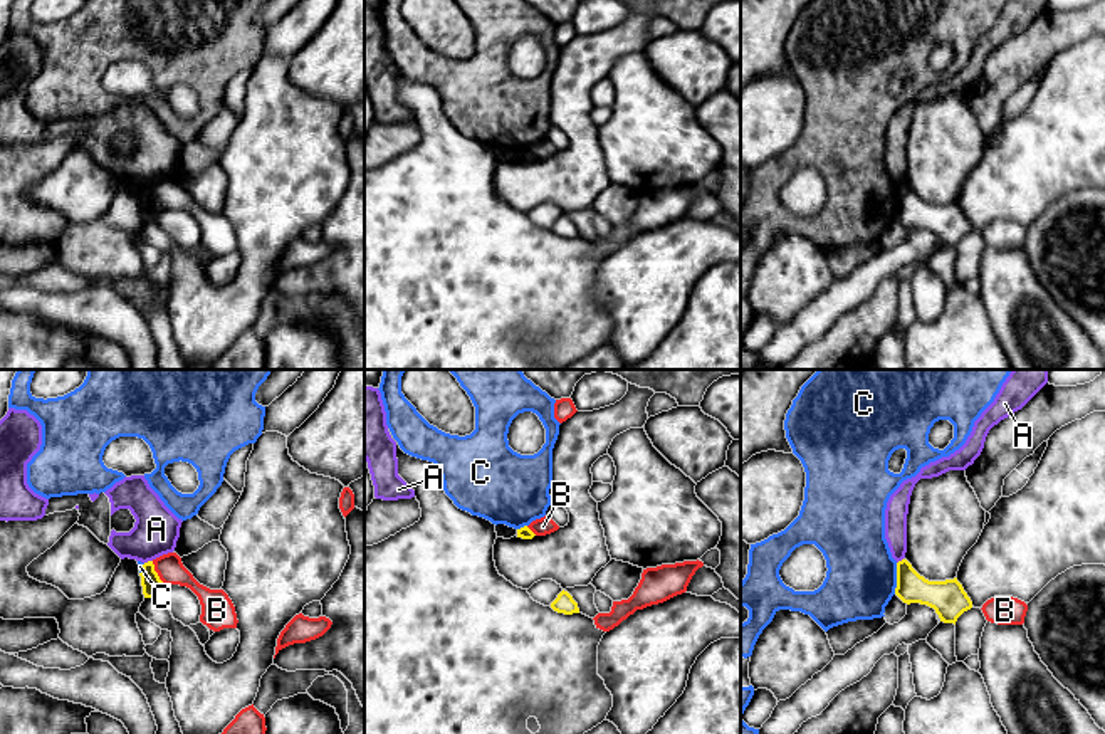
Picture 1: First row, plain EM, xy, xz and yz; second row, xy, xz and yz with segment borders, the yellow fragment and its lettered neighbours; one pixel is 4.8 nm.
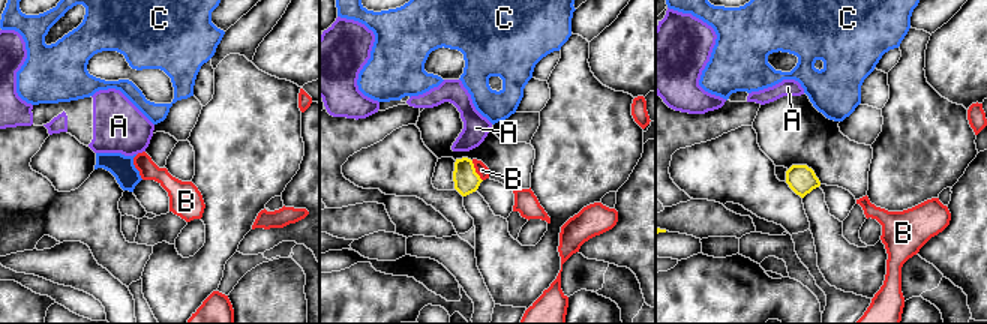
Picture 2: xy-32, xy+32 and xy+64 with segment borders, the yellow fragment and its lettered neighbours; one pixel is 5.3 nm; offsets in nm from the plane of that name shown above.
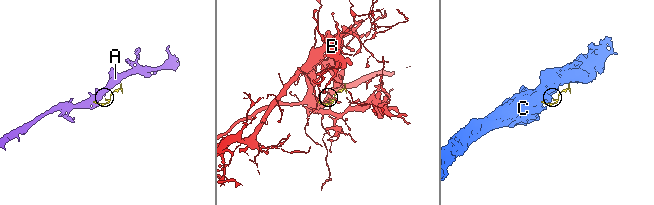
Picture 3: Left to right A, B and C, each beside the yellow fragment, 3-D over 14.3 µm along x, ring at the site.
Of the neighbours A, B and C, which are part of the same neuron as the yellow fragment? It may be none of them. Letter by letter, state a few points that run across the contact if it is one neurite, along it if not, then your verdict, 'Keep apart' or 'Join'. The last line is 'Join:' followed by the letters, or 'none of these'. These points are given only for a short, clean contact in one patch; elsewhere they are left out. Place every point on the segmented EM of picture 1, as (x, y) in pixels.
A: Line: xy (151, 560), (145, 563). Keep apart
B: Keep apart
C: Line: yz (897, 563), (897, 587), (894, 593). Keep apart
Join: none of these

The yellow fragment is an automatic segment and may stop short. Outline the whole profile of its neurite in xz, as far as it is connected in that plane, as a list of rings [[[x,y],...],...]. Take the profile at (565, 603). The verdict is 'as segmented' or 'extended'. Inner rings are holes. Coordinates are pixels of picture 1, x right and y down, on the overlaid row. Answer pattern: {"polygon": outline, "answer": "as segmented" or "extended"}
{"polygon": [[[561,591],[558,598],[551,603],[551,608],[558,613],[573,615],[579,613],[578,603],[568,591]]], "answer": "as segmented"}

